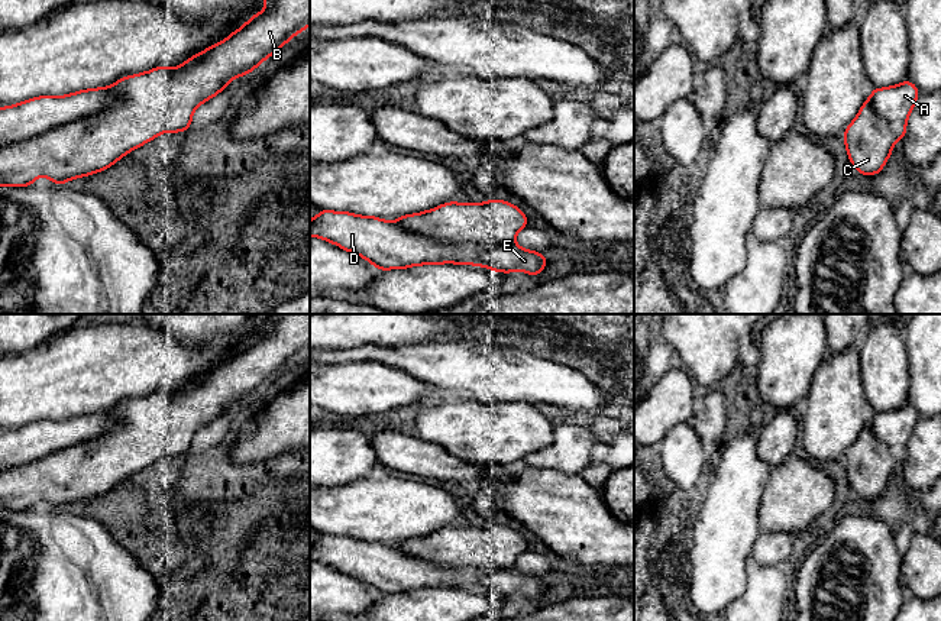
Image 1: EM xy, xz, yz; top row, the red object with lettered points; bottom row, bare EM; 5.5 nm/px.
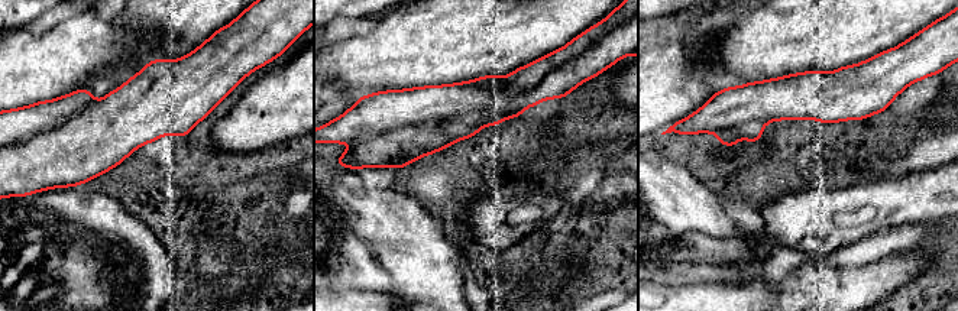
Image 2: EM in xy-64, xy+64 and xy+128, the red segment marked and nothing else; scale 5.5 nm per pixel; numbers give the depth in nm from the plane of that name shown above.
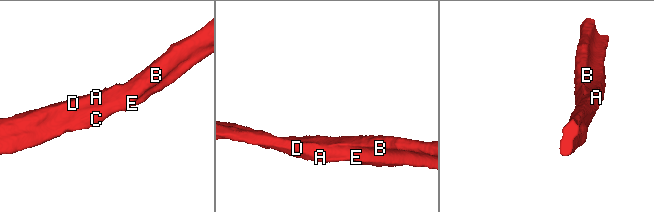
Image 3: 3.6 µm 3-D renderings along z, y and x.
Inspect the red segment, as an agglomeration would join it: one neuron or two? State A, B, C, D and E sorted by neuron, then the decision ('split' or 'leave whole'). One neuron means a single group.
A B C D E; leave whole

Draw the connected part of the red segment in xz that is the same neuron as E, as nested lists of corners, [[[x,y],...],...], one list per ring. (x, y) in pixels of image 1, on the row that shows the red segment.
[[[491,198],[484,204],[449,201],[395,221],[320,210],[310,220],[310,236],[362,256],[379,271],[457,263],[536,276],[549,261],[514,243],[526,226],[524,211]]]

